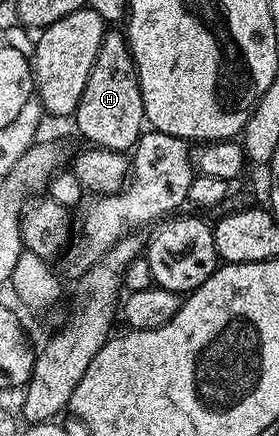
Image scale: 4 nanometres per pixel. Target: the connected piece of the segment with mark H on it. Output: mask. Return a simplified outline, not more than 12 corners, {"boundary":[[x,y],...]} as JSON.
{"boundary":[[105,31],[77,130],[127,153],[145,131],[123,31]]}

